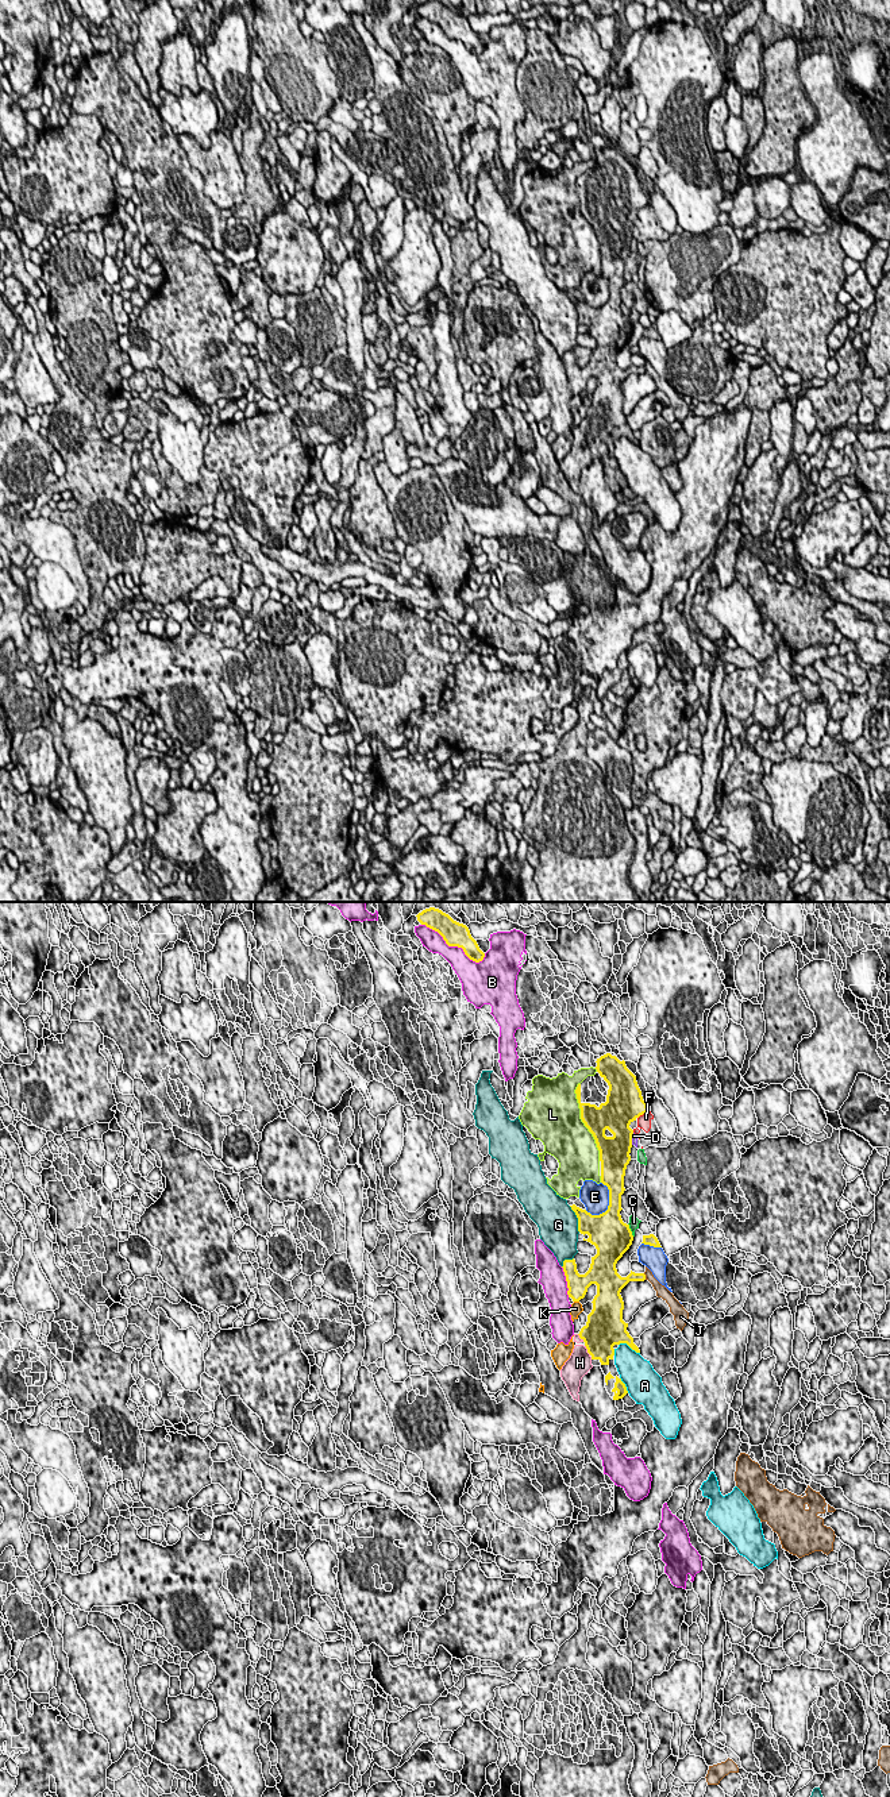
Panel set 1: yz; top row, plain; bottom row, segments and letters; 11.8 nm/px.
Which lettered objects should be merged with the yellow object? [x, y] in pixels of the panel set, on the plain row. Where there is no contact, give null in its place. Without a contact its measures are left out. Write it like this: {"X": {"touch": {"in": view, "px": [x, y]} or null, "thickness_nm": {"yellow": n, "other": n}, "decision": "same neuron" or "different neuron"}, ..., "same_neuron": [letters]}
{"A": {"touch": {"in": "yz", "px": [630, 439]}, "thickness_nm": {"yellow": 280, "other": 340}, "decision": "different neuron"}, "B": {"touch": {"in": "yz", "px": [453, 38]}, "thickness_nm": {"yellow": 280, "other": 220}, "decision": "different neuron"}, "C": {"touch": {"in": "yz", "px": [630, 323]}, "thickness_nm": {"yellow": 460, "other": 130}, "decision": "different neuron"}, "D": {"touch": {"in": "yz", "px": [631, 231]}, "thickness_nm": {"yellow": 360, "other": 60}, "decision": "different neuron"}, "E": {"touch": {"in": "yz", "px": [609, 296]}, "thickness_nm": {"yellow": 320, "other": 320}, "decision": "different neuron"}, "F": {"touch": {"in": "yz", "px": [642, 207]}, "thickness_nm": {"yellow": 460, "other": 160}, "decision": "different neuron"}, "G": {"touch": {"in": "yz", "px": [578, 312]}, "thickness_nm": {"yellow": 300, "other": 480}, "decision": "different neuron"}, "H": {"touch": {"in": "yz", "px": [588, 443]}, "thickness_nm": {"yellow": 420, "other": 280}, "decision": "same neuron"}, "J": {"touch": {"in": "yz", "px": [644, 369]}, "thickness_nm": {"yellow": 120, "other": 130}, "decision": "different neuron"}, "K": {"touch": {"in": "yz", "px": [577, 393]}, "thickness_nm": {"yellow": 240, "other": 140}, "decision": "different neuron"}, "L": {"touch": {"in": "yz", "px": [582, 213]}, "thickness_nm": {"yellow": 320, "other": 500}, "decision": "different neuron"}, "same_neuron": ["H"]}

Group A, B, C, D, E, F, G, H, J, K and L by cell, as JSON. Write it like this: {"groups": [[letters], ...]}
{"groups": [["A"], ["B"], ["C"], ["D", "F"], ["E"], ["G"], ["H"], ["J"], ["K"], ["L"]]}

